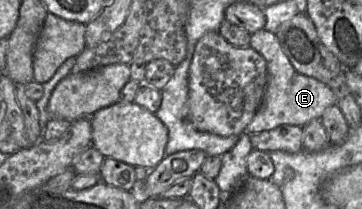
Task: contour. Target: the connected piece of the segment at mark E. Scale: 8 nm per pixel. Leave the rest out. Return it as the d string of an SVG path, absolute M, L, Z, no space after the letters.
M261 29L251 35L250 47L261 54L267 64L267 85L263 101L246 133L257 134L281 125L305 126L313 119L321 119L326 108L337 103L332 89L321 81L300 74L290 63L274 33Z

